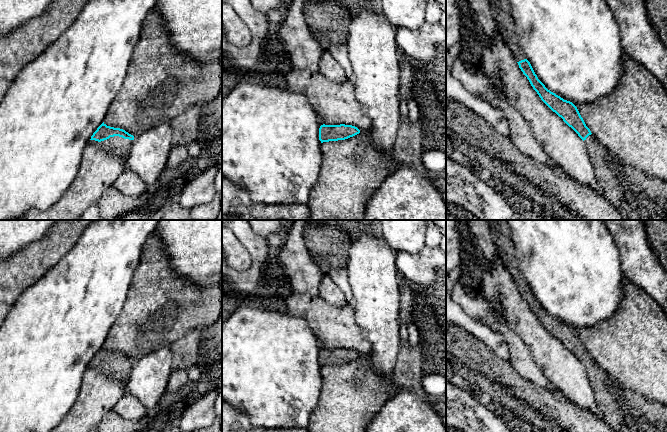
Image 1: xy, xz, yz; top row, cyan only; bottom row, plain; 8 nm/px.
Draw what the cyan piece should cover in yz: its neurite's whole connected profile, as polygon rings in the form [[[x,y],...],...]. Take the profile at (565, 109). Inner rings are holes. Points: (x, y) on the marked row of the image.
[[[509,1],[488,2],[499,33],[533,89],[585,142],[603,196],[625,220],[667,220],[667,182],[632,168],[598,142],[577,107],[548,90],[538,79],[519,43]]]

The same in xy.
[[[104,122],[91,136],[90,142],[99,142],[113,153],[127,159],[134,136],[123,129],[107,126]]]

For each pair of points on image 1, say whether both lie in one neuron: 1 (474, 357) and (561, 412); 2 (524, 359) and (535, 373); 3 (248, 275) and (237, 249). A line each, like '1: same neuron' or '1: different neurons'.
1: same neuron
2: same neuron
3: different neurons

